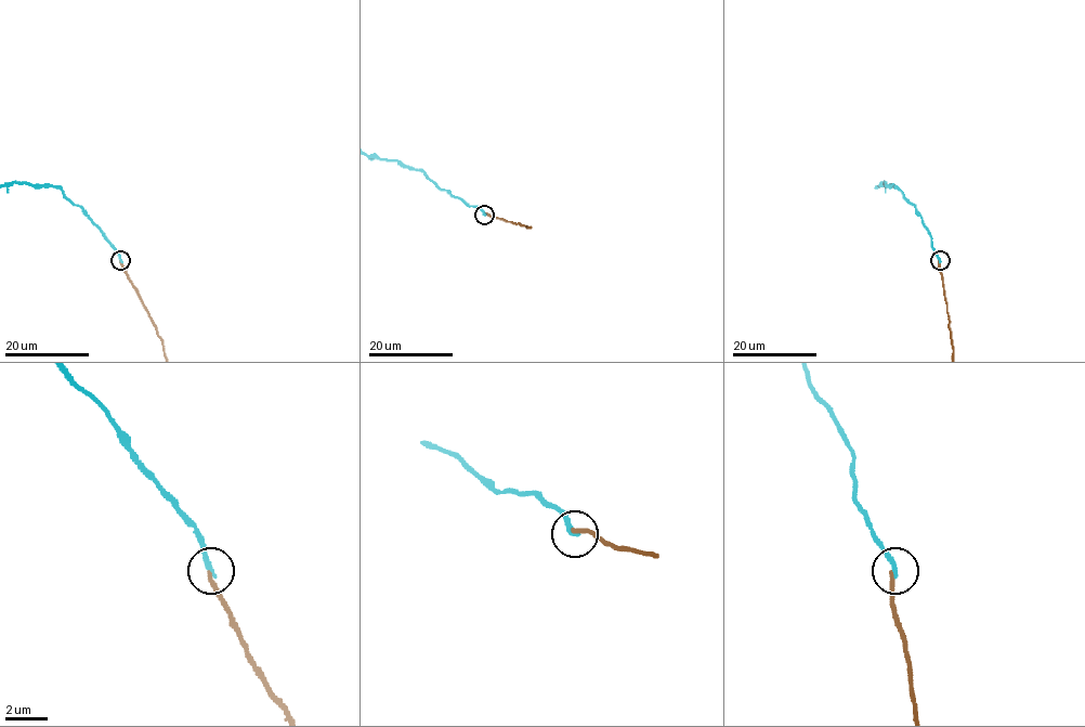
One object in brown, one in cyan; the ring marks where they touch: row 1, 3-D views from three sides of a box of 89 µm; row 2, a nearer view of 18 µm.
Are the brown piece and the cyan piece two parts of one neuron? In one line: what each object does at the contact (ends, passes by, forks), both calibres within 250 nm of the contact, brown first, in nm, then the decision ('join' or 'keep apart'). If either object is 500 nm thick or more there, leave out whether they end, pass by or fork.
brown ends | cyan ends | 180/220 nm | keep apart

